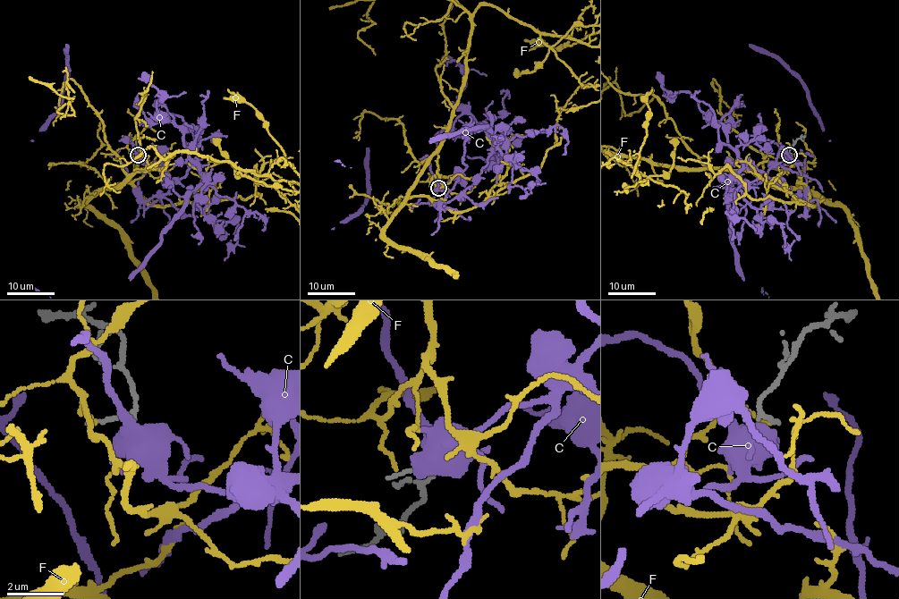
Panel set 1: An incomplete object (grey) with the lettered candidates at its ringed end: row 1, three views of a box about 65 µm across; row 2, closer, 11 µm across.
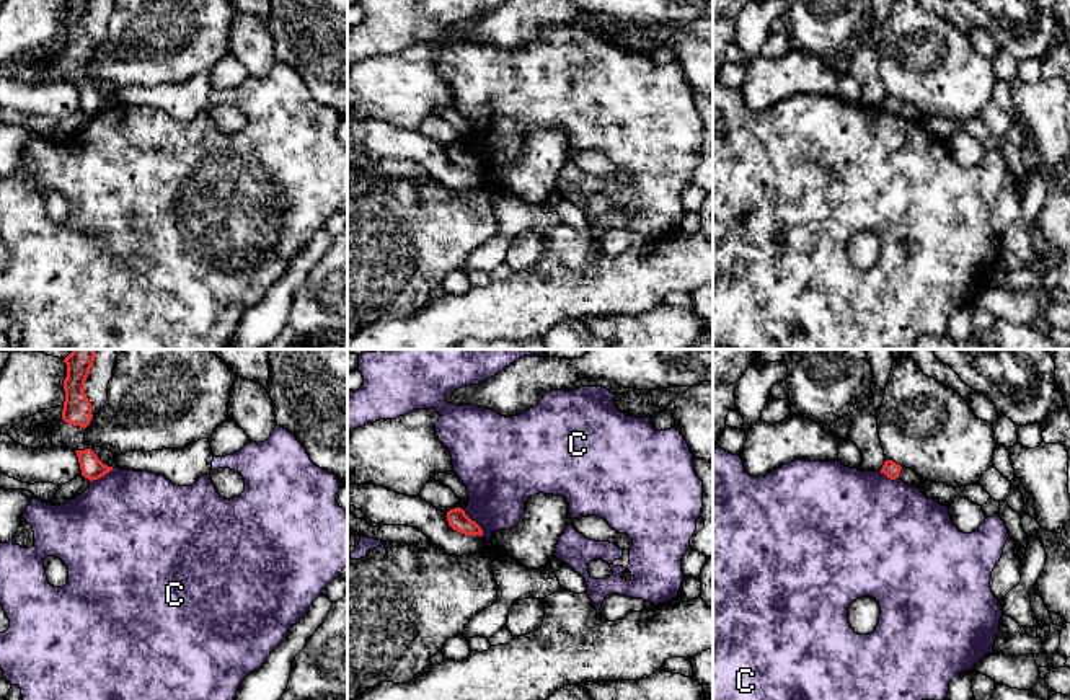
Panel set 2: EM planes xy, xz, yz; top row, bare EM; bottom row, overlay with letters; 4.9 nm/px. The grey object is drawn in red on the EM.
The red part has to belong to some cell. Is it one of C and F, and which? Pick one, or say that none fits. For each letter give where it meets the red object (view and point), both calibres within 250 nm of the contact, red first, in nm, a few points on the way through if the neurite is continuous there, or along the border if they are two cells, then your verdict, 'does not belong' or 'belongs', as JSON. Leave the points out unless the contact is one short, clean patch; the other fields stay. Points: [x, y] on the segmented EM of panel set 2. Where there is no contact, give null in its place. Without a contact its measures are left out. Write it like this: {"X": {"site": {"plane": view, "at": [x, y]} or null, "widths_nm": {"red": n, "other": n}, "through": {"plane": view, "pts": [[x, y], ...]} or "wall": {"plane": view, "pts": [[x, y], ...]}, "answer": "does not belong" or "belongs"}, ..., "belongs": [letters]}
{"C": {"site": {"plane": "xz", "at": [473, 521]}, "widths_nm": {"red": 100, "other": 340}, "wall": {"plane": "xz", "pts": [[459, 506], [480, 527], [481, 536]]}, "answer": "does not belong"}, "F": {"site": null, "answer": "does not belong"}, "belongs": []}

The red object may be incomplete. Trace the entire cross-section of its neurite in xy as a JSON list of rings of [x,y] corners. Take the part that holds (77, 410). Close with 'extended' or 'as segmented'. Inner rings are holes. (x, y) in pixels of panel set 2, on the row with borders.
[[[73,349],[64,362],[67,377],[64,380],[65,401],[62,419],[52,432],[52,445],[73,449],[78,457],[82,475],[90,481],[109,473],[113,467],[104,465],[85,442],[85,428],[90,424],[91,403],[85,393],[85,380],[95,361],[96,349]]] | extended

